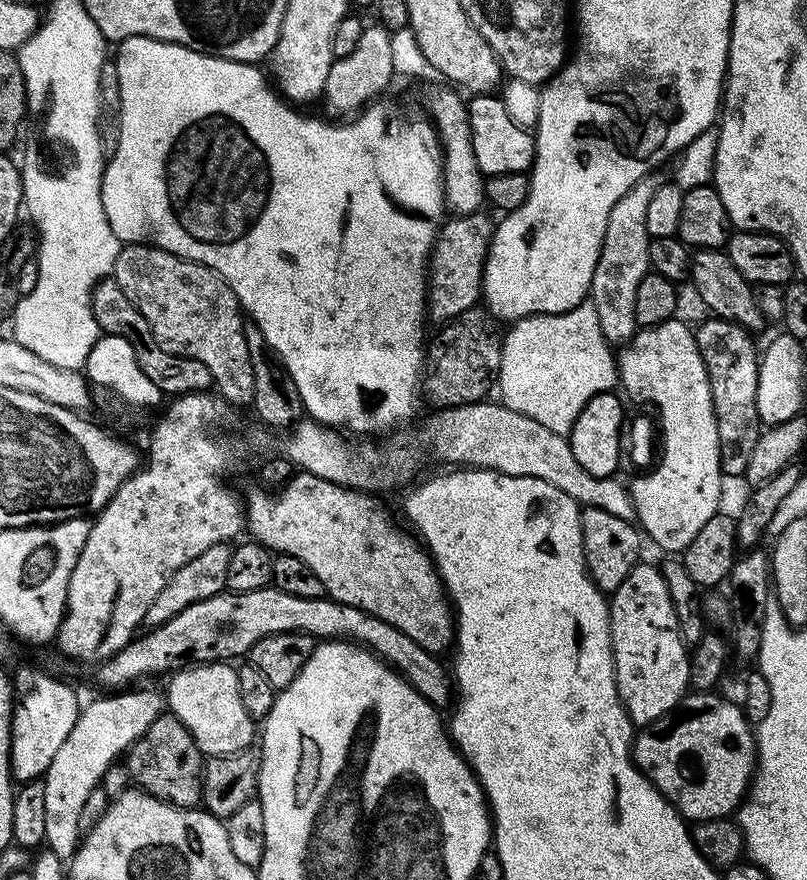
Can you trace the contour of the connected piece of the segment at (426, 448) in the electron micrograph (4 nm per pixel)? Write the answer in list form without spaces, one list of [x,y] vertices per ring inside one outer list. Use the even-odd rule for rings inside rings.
[[[488,403],[433,411],[433,416],[421,422],[420,432],[393,431],[387,437],[388,444],[381,448],[376,444],[347,444],[340,437],[343,435],[304,418],[287,433],[288,441],[282,452],[299,471],[357,490],[376,490],[372,488],[382,487],[384,480],[404,480],[423,462],[424,456],[429,456],[440,466],[489,468],[491,472],[511,476],[542,478],[542,482],[558,486],[562,494],[570,494],[584,508],[606,510],[614,518],[636,520],[636,507],[626,484],[616,476],[595,476],[582,470],[578,458],[574,458],[569,437],[554,434],[554,430],[534,422],[534,418],[526,418],[526,414],[518,414],[518,410],[510,410],[505,404]]]

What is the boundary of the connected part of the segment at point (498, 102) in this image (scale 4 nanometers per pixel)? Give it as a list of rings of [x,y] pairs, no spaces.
[[[476,94],[471,99],[467,101],[470,138],[480,171],[485,177],[511,172],[527,173],[538,156],[533,133],[510,118],[499,95]]]

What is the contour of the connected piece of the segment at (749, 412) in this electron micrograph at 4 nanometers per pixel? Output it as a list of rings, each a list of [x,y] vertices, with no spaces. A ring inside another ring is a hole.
[[[707,318],[695,325],[694,335],[700,357],[706,368],[713,412],[718,426],[720,471],[725,477],[743,477],[750,466],[750,454],[758,446],[762,425],[758,418],[758,370],[760,356],[752,345],[753,333],[733,320]]]

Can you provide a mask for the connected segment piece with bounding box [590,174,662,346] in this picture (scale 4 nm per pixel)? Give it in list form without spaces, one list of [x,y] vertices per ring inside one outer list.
[[[649,174],[633,186],[618,202],[614,202],[614,210],[610,210],[610,218],[606,218],[606,234],[602,238],[602,250],[598,258],[598,266],[594,266],[594,278],[590,289],[590,302],[594,310],[598,310],[598,322],[602,326],[602,334],[613,346],[623,346],[638,331],[634,314],[634,297],[638,294],[638,282],[650,270],[648,261],[648,244],[650,241],[646,226],[646,212],[650,200],[659,190],[662,183],[659,175]]]

